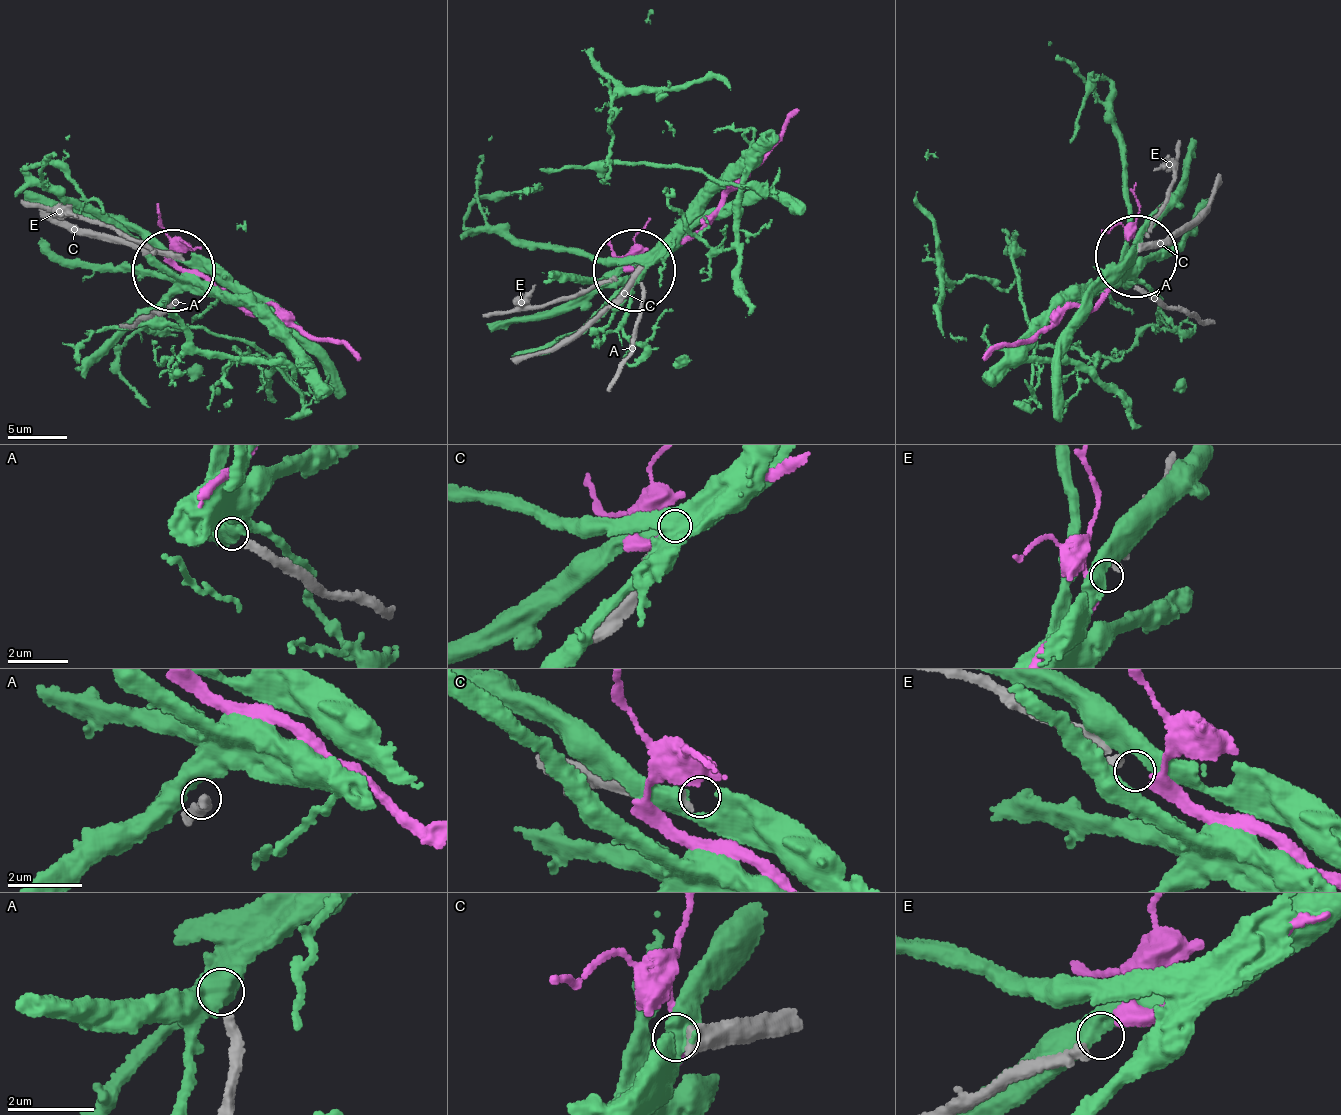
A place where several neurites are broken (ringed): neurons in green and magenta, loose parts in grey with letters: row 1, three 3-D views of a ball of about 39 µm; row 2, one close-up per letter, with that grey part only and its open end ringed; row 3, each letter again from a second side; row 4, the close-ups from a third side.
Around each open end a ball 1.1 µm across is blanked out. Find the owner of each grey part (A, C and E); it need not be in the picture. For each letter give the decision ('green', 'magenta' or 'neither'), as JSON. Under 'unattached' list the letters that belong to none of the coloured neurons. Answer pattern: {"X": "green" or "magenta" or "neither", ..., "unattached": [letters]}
{"A": "neither", "C": "green", "E": "magenta", "unattached": ["A"]}

